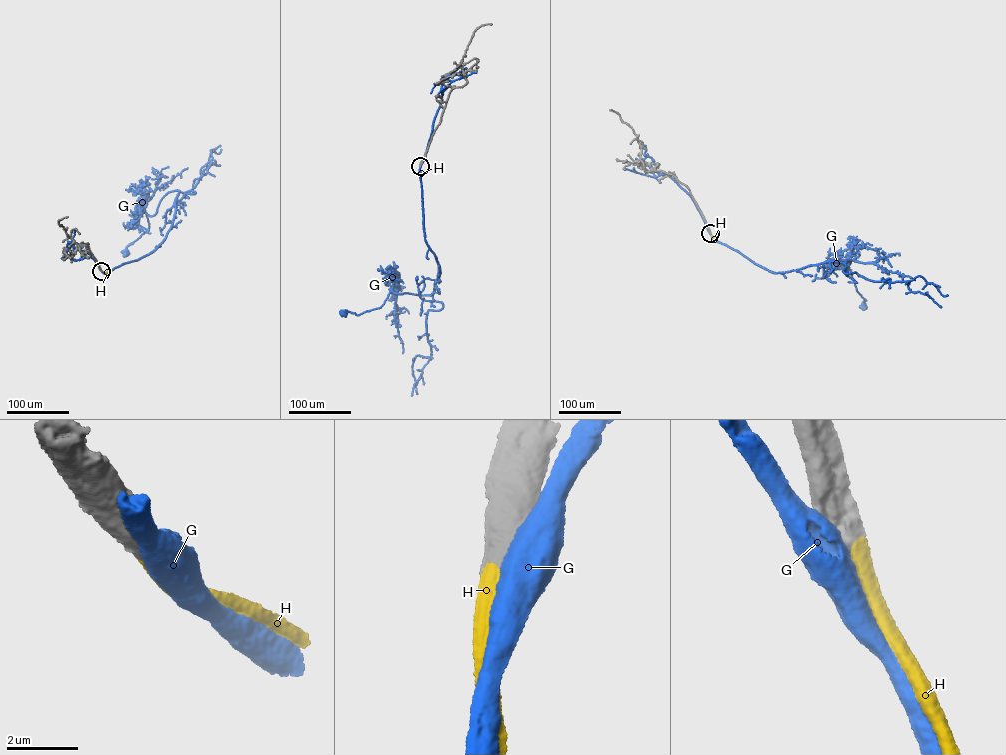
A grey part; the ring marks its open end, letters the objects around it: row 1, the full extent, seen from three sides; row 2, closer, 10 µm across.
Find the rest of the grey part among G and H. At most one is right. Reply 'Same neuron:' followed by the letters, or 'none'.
Same neuron: H

